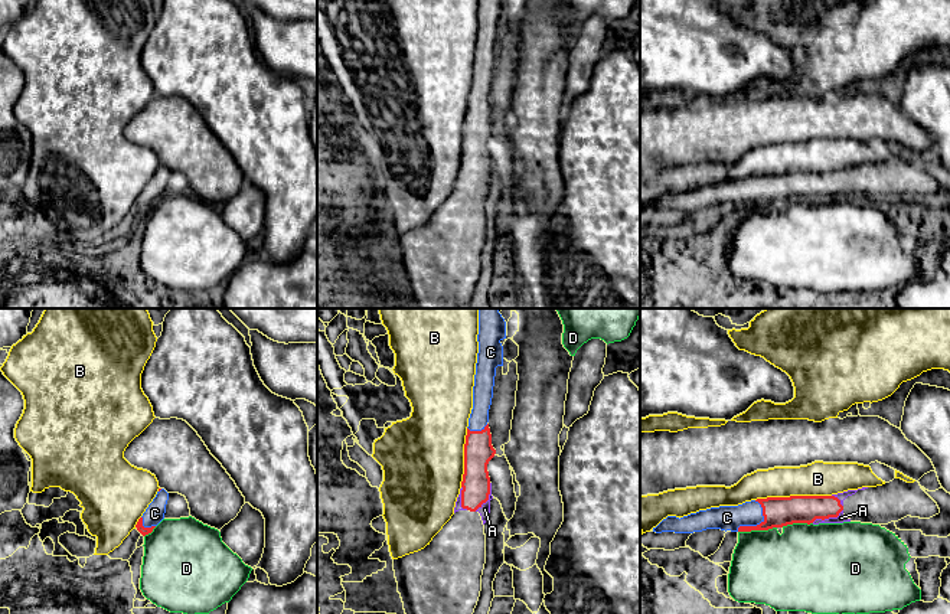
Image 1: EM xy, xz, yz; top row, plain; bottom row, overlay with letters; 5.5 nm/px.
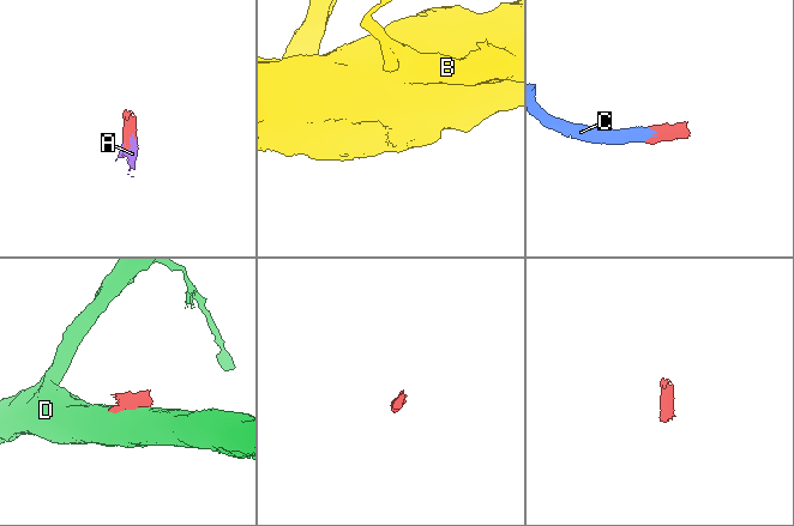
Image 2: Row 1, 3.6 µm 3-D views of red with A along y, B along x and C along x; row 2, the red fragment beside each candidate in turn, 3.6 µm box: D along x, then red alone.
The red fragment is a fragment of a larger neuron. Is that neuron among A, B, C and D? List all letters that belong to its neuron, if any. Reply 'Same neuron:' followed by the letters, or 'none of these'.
Same neuron: A, C

